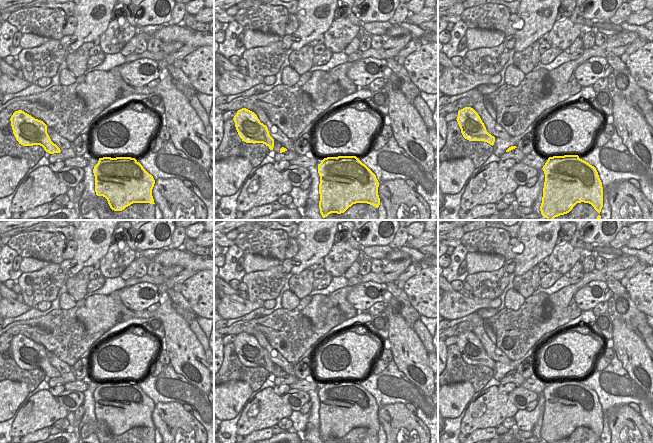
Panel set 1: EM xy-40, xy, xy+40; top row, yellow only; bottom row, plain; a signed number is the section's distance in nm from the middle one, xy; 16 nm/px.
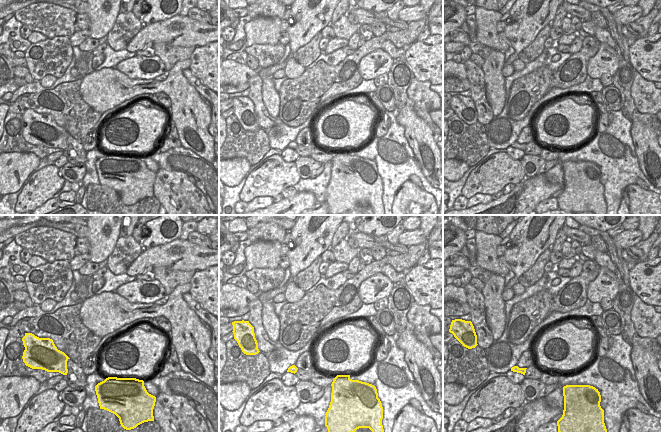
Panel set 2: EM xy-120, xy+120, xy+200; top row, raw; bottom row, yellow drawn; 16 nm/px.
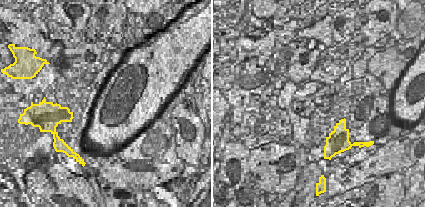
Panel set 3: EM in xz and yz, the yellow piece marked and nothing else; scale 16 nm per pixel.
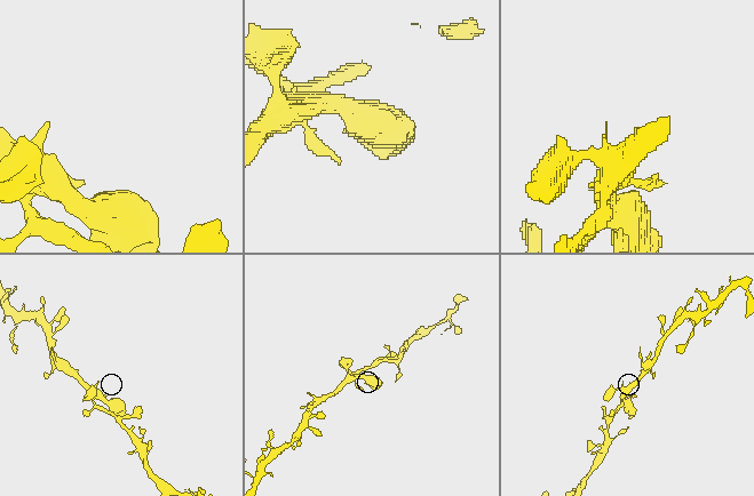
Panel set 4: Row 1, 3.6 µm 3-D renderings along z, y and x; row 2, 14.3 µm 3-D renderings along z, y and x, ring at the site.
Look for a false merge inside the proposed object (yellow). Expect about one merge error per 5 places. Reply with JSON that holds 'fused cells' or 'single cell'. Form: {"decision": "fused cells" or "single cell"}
{"decision": "single cell"}

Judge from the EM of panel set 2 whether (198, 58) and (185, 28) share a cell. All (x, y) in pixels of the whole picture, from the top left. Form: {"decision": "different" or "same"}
{"decision": "different"}

